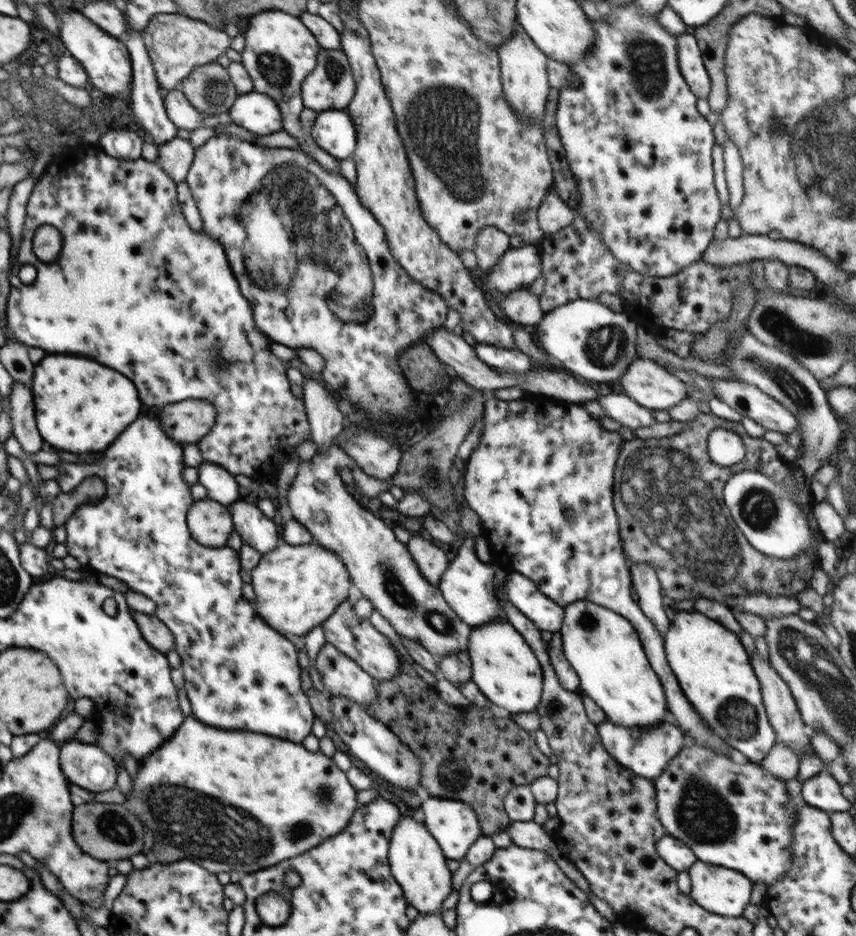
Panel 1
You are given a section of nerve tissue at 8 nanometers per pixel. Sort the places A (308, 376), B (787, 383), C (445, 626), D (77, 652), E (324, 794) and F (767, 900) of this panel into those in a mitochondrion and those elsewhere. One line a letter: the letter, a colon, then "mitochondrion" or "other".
A: other
B: mitochondrion
C: mitochondrion
D: mitochondrion
E: mitochondrion
F: other

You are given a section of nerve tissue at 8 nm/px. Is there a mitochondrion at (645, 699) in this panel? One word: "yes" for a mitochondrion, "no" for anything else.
no

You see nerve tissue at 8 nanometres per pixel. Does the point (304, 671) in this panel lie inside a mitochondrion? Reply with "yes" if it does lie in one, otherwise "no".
no

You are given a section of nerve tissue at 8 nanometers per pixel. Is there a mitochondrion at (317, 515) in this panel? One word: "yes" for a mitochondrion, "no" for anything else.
yes

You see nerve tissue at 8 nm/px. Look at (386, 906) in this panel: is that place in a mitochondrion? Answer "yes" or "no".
no

